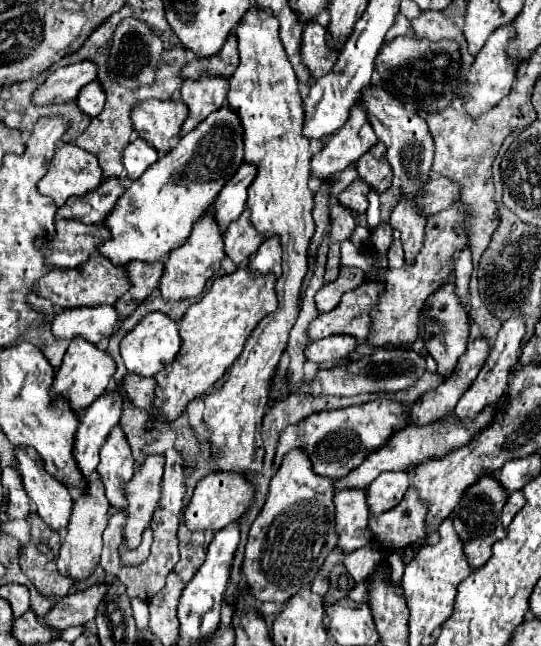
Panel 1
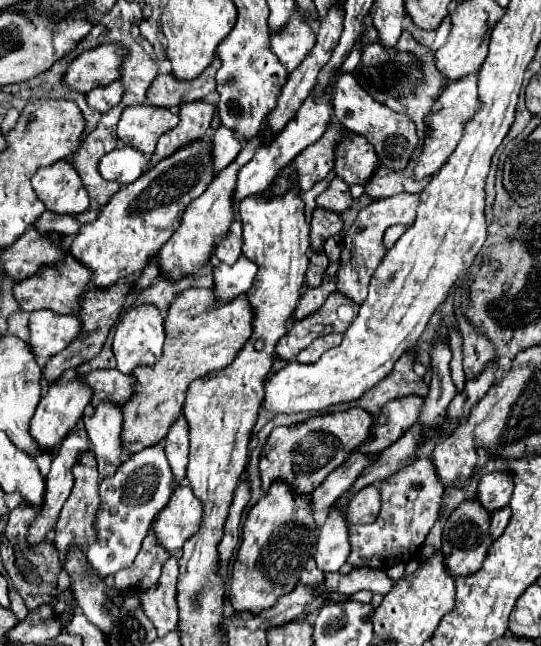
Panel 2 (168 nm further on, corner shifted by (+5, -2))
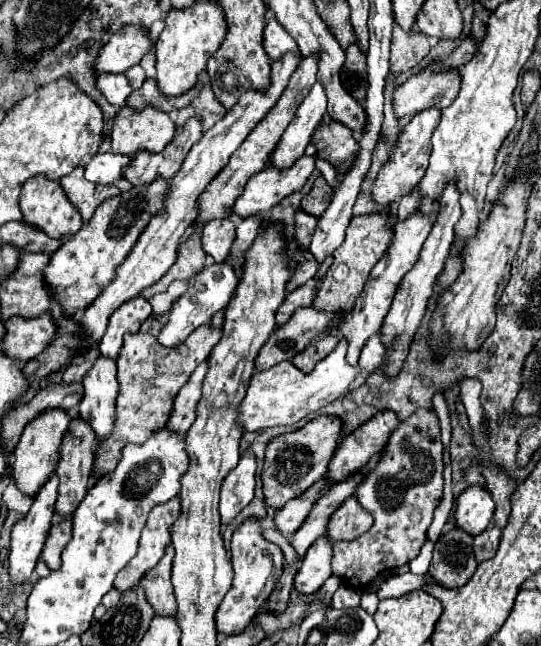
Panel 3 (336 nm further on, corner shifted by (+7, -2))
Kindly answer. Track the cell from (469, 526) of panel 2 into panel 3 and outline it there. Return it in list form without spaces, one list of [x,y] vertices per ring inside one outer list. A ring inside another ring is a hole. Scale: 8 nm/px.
[[[453,528],[451,532],[439,536],[435,542],[429,576],[445,588],[465,586],[477,568],[471,544],[473,538],[459,528]]]

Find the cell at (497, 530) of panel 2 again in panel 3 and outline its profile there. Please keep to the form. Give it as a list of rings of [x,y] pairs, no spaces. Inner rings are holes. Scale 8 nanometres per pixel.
[[[491,526],[485,534],[479,534],[473,542],[473,550],[475,550],[475,558],[477,562],[483,562],[483,560],[489,560],[495,556],[497,552],[497,546],[499,546],[499,536],[501,536],[501,530]]]

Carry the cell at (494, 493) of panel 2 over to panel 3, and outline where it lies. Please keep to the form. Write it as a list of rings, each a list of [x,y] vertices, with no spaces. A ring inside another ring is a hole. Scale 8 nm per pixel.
[[[469,486],[457,498],[455,524],[467,534],[477,536],[489,528],[493,520],[493,510],[495,510],[495,504],[491,500],[491,494],[481,486]]]

